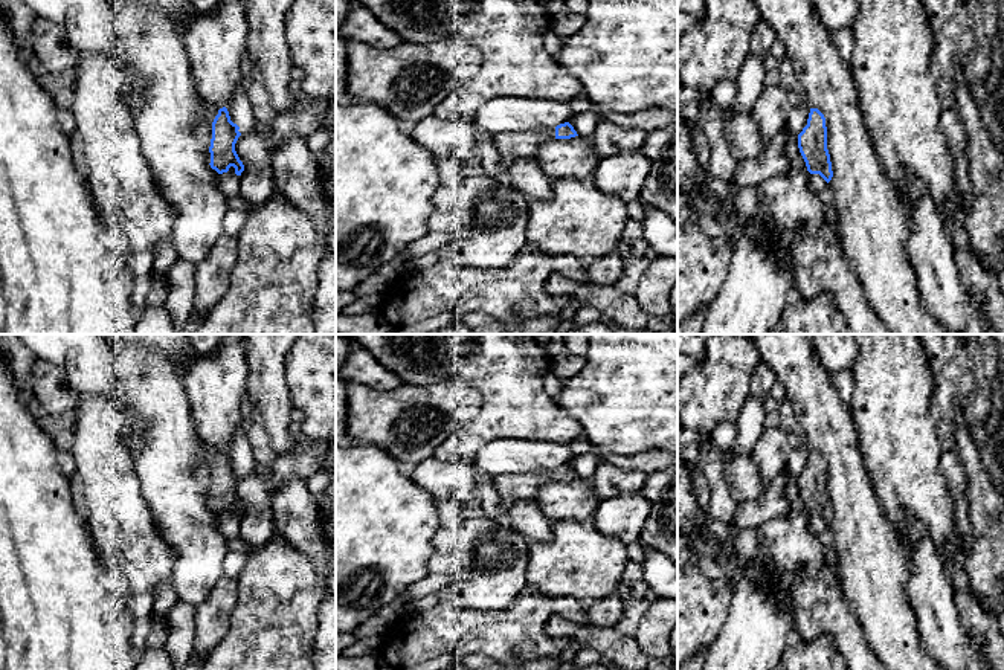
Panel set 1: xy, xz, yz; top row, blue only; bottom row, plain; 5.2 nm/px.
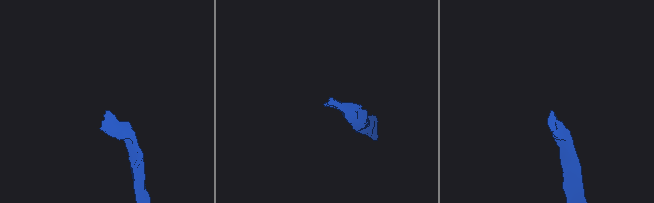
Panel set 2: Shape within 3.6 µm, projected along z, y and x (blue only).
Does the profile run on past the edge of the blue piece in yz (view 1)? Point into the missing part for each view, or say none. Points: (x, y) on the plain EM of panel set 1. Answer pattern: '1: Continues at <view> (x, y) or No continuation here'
1: No continuation here

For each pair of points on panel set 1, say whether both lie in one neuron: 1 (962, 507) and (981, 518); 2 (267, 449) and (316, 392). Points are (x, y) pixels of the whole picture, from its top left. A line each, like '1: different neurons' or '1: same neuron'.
1: different neurons
2: different neurons

